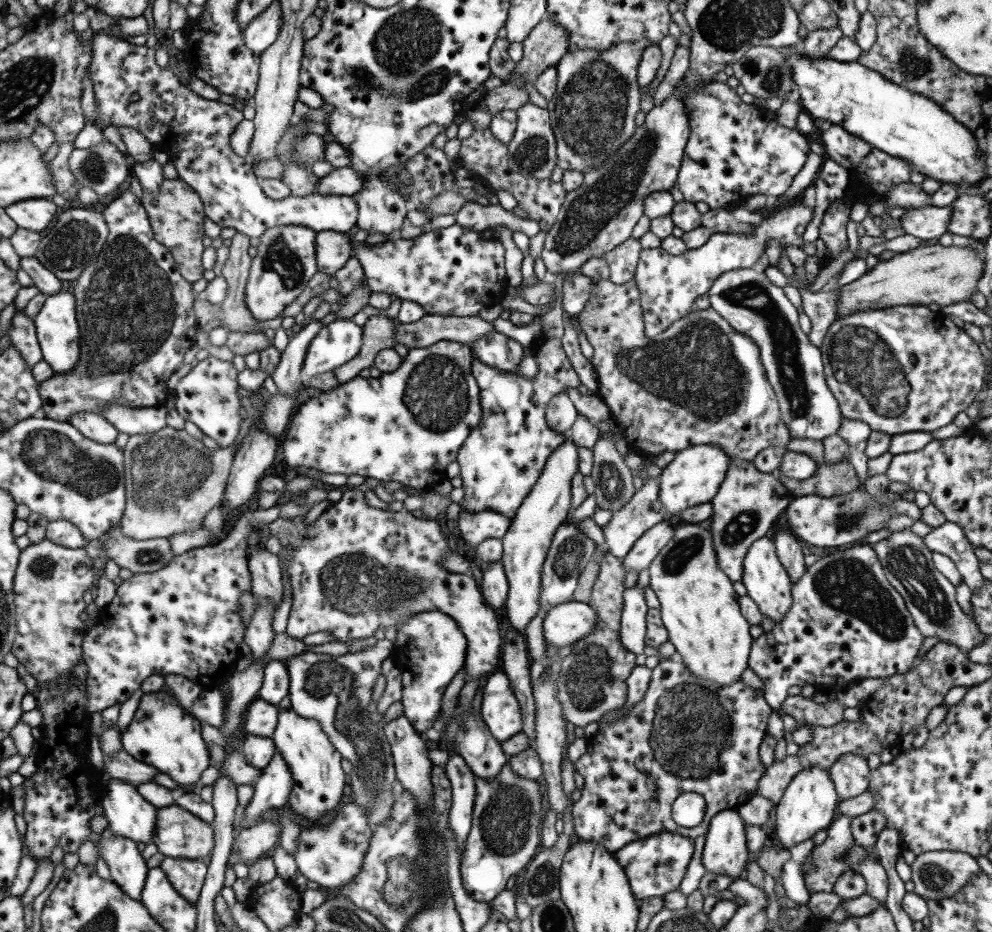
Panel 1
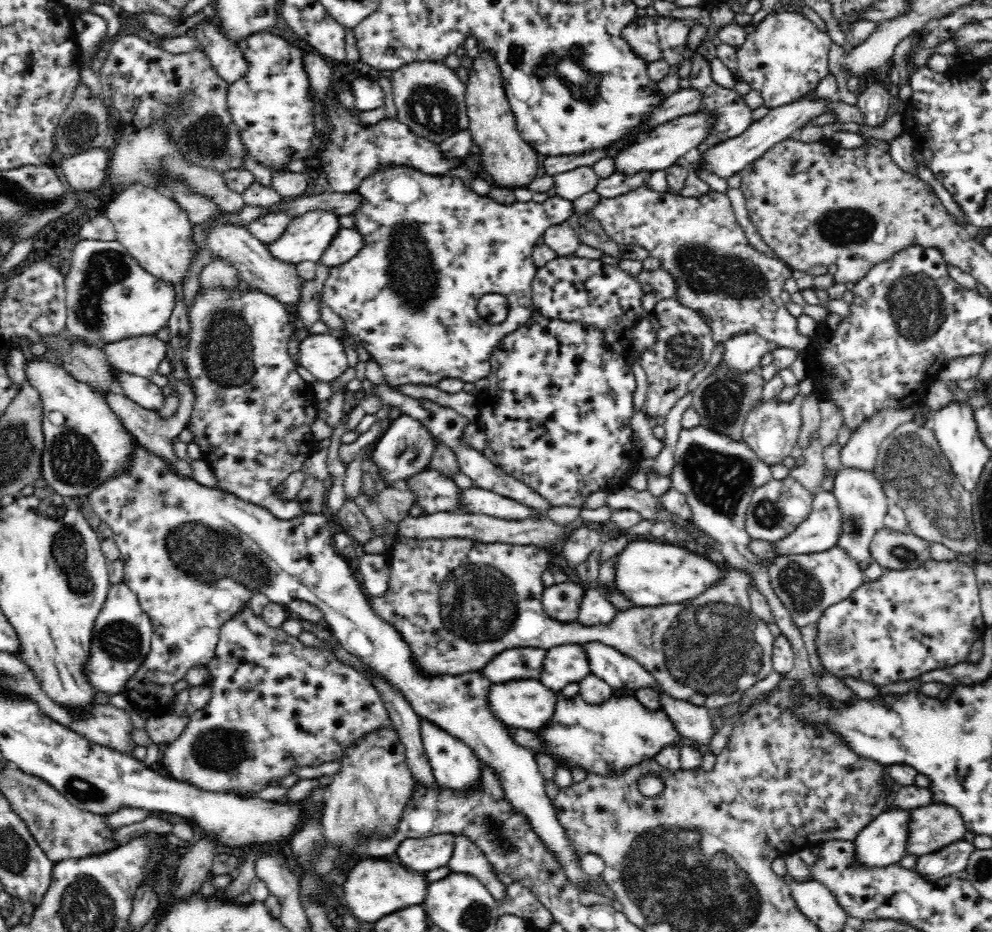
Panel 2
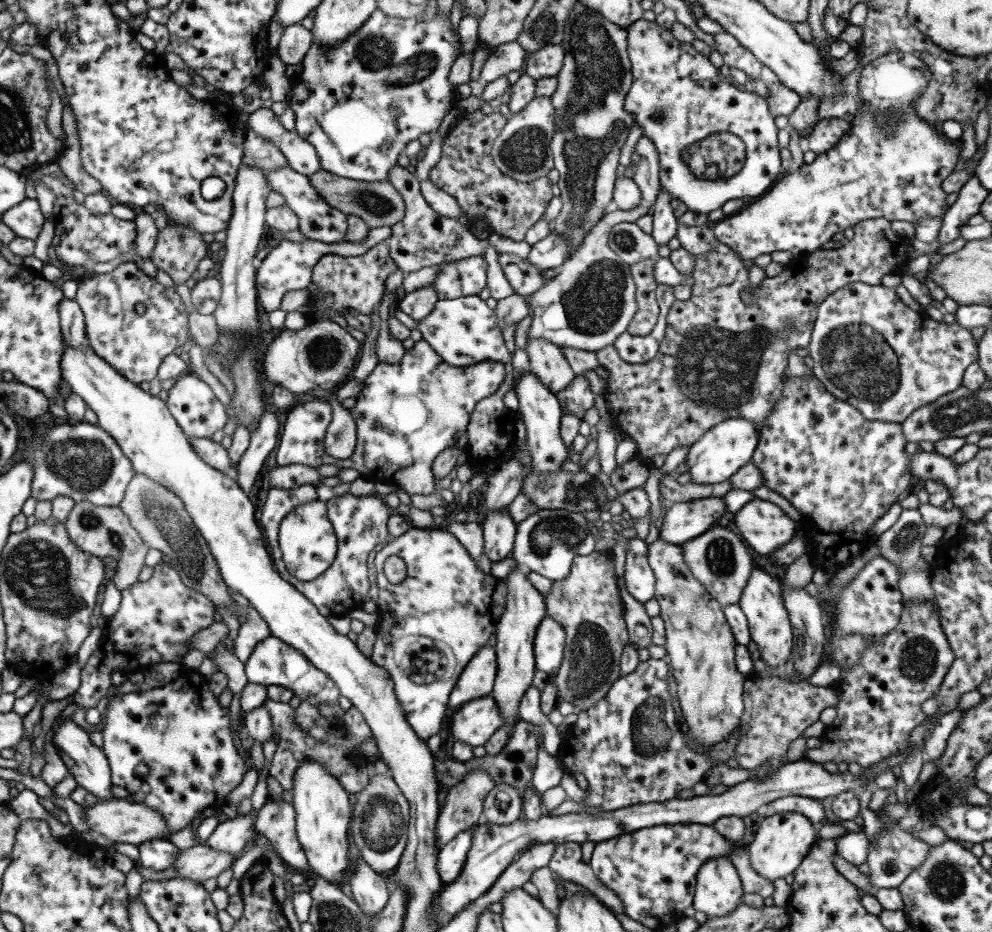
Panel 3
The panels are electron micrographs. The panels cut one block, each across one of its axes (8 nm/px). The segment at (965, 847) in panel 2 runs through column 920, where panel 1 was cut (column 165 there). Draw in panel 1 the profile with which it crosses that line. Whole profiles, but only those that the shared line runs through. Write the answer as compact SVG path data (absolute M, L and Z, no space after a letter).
M164 856L158 867L165 873L173 890L195 906L198 892L206 875L206 865L201 859Z

